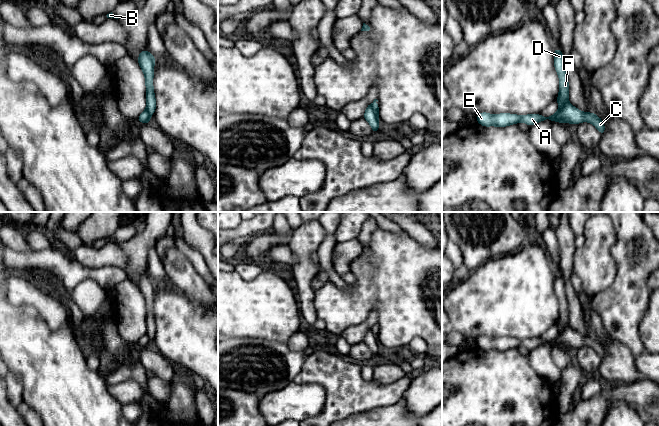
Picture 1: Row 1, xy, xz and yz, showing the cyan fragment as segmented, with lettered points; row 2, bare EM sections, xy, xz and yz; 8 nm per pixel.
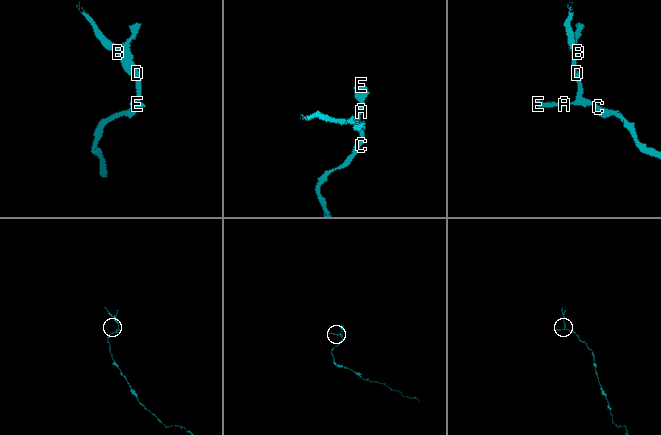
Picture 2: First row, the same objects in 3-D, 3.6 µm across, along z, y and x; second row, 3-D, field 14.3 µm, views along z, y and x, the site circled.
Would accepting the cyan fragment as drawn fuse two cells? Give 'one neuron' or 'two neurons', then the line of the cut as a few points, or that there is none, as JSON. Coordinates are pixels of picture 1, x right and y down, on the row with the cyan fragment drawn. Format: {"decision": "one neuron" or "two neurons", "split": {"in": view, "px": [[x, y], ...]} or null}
{"decision": "two neurons", "split": {"in": "yz", "px": [[568, 103], [557, 112]]}}

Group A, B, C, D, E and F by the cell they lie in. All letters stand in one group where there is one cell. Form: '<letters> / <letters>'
A C E / B D F

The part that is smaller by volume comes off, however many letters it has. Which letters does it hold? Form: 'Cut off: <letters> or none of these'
Cut off: B, D, F

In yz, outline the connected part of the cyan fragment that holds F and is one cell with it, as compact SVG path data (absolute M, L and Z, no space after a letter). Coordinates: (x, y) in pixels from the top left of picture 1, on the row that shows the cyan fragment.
M555 47L554 50L554 68L559 77L559 93L557 97L558 111L560 112L569 104L569 82L565 68L563 53Z

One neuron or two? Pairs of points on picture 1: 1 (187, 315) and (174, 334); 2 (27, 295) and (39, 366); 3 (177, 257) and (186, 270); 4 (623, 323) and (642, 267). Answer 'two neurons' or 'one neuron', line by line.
1: one neuron
2: two neurons
3: one neuron
4: one neuron

